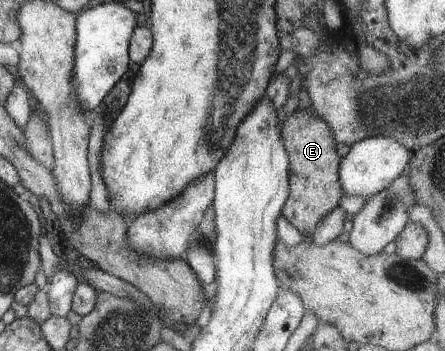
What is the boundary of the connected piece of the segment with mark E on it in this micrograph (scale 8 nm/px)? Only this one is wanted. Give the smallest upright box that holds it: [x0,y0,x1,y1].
[281,107,345,235]

